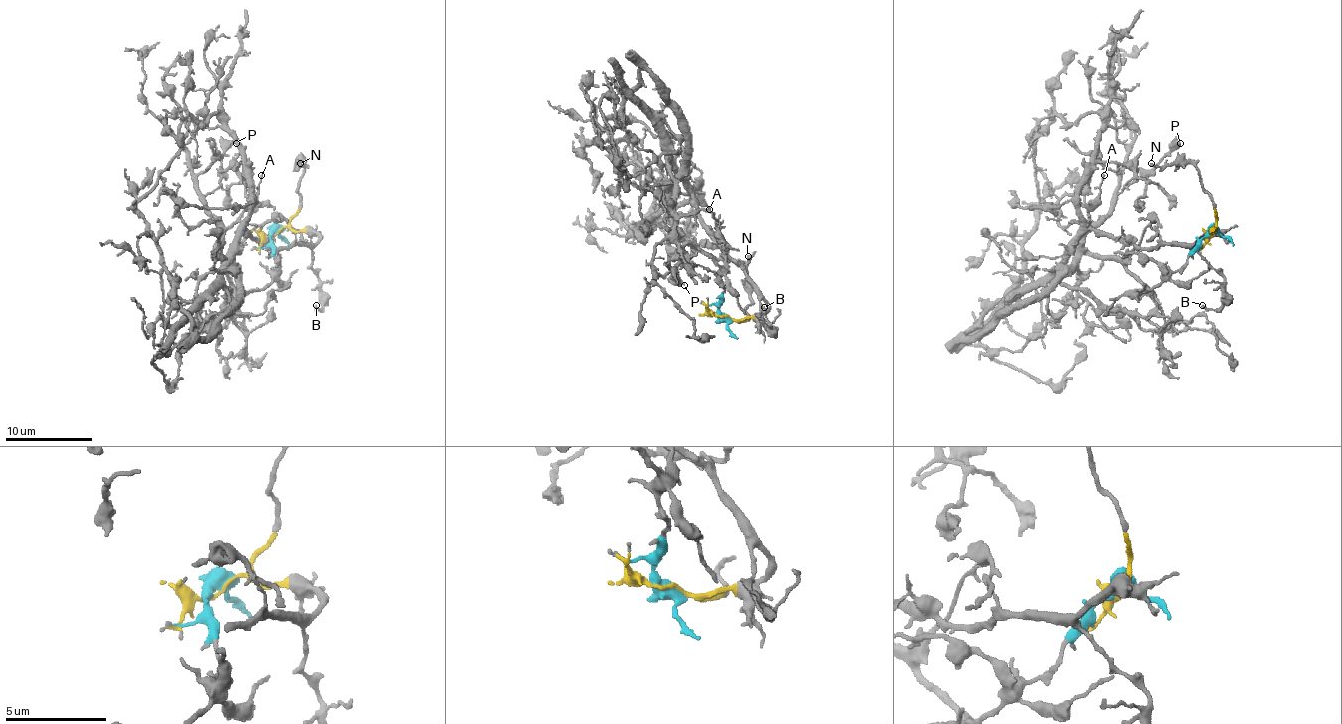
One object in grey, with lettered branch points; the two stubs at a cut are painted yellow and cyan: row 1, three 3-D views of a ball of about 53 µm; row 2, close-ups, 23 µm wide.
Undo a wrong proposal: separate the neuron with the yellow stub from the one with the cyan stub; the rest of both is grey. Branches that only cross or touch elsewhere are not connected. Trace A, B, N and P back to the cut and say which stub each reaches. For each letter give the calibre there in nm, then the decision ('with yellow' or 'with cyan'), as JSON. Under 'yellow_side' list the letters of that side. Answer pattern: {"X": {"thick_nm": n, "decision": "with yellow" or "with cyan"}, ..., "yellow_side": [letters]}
{"A": {"thick_nm": 120, "decision": "with cyan"}, "B": {"thick_nm": 220, "decision": "with yellow"}, "N": {"thick_nm": 160, "decision": "with yellow"}, "P": {"thick_nm": 400, "decision": "with cyan"}, "yellow_side": ["B", "N"]}

